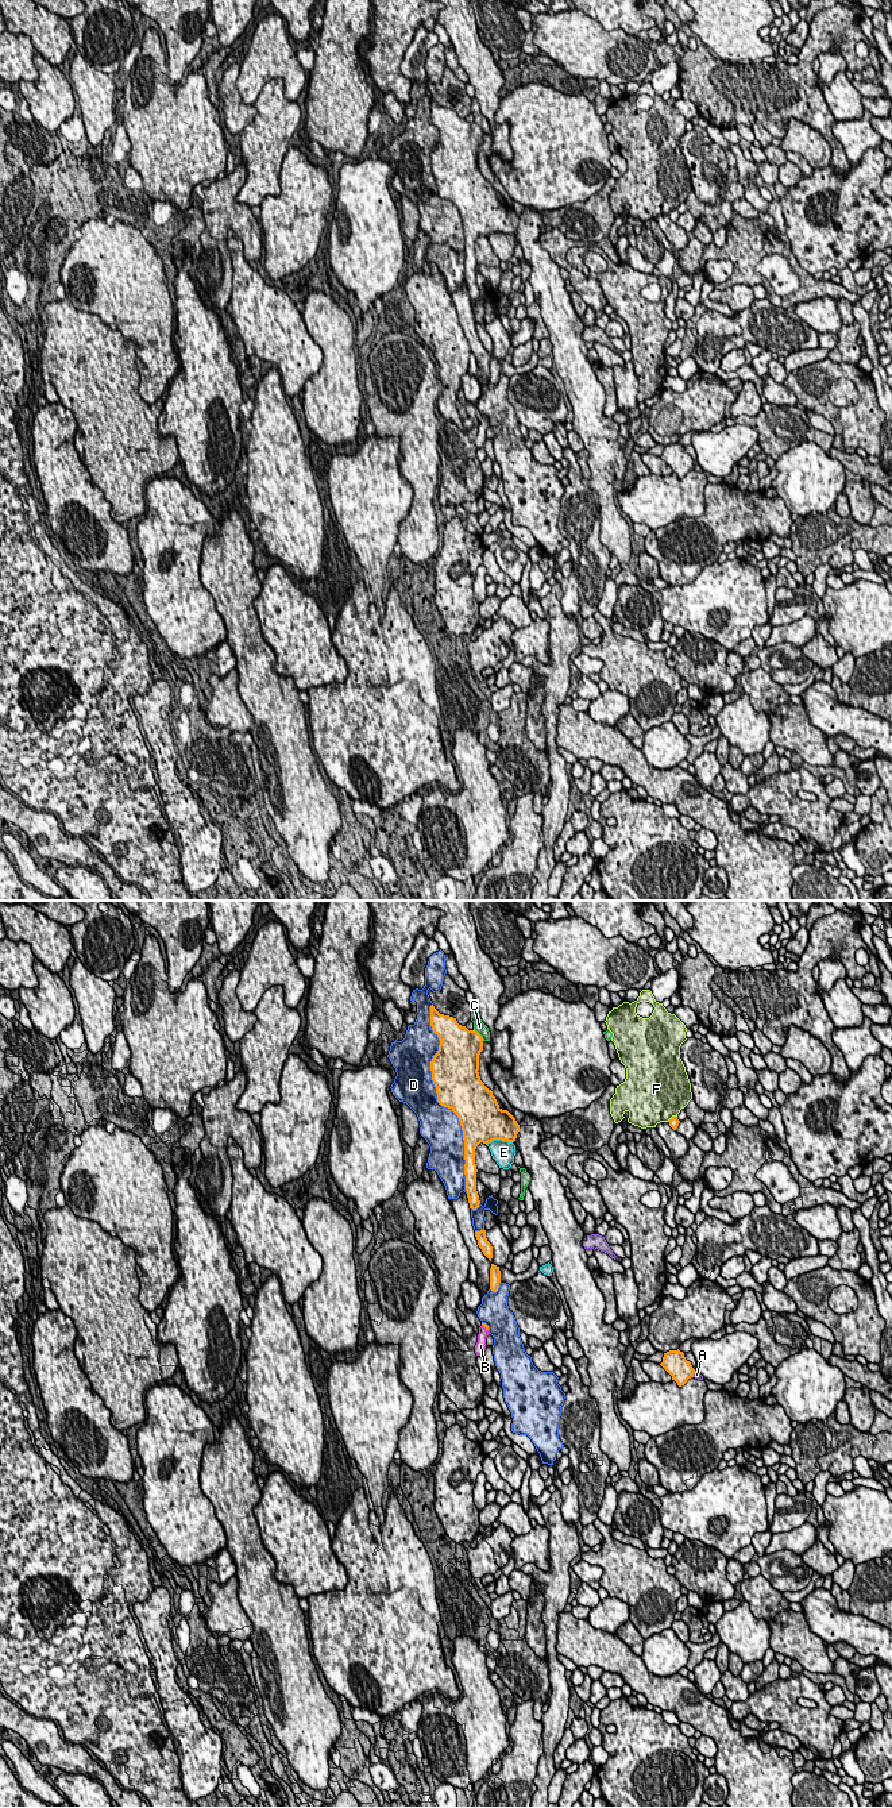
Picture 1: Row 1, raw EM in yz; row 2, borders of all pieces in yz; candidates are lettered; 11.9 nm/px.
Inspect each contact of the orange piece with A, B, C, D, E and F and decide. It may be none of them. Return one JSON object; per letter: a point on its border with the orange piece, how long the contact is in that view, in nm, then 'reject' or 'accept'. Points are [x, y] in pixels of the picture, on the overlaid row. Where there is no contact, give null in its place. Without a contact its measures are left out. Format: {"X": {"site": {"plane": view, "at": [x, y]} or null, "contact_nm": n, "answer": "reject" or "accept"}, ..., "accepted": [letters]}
{"A": {"site": {"plane": "yz", "at": [694, 1372]}, "contact_nm": 90, "answer": "reject"}, "B": {"site": {"plane": "yz", "at": [485, 1326]}, "contact_nm": 110, "answer": "accept"}, "C": {"site": {"plane": "yz", "at": [479, 1034]}, "contact_nm": 200, "answer": "reject"}, "D": {"site": {"plane": "yz", "at": [437, 1101]}, "contact_nm": 2300, "answer": "reject"}, "E": {"site": {"plane": "yz", "at": [498, 1138]}, "contact_nm": 320, "answer": "reject"}, "F": {"site": {"plane": "yz", "at": [672, 1117]}, "contact_nm": 130, "answer": "reject"}, "accepted": ["B"]}

